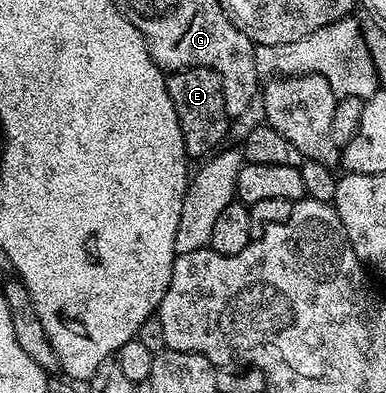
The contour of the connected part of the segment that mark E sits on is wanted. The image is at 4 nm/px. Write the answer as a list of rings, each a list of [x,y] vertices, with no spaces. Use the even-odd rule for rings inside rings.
[[[206,67],[184,68],[181,71],[171,72],[166,82],[170,101],[174,105],[174,113],[178,113],[178,125],[182,129],[184,150],[192,157],[211,156],[224,143],[222,141],[227,137],[228,125],[230,125],[219,73]]]

